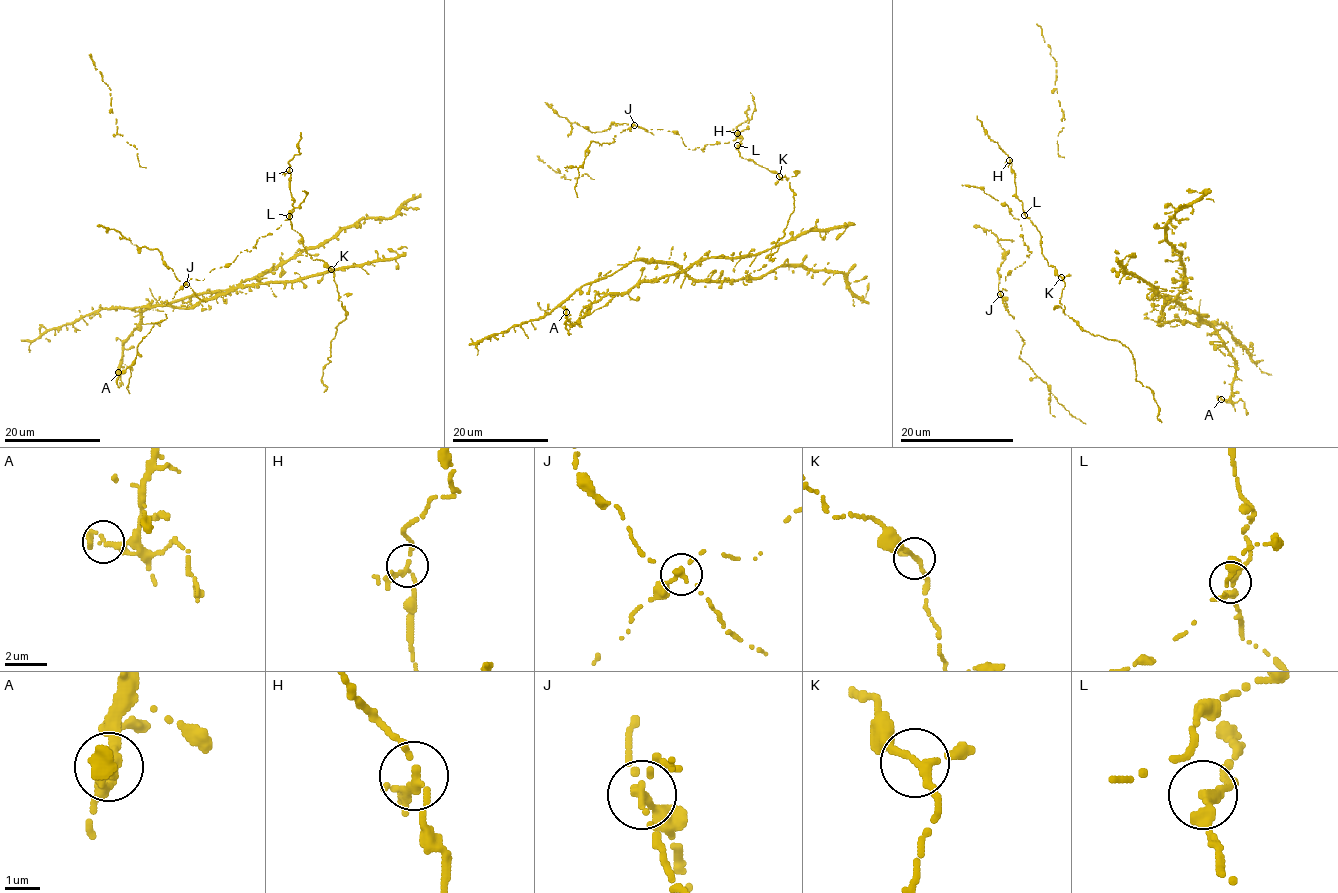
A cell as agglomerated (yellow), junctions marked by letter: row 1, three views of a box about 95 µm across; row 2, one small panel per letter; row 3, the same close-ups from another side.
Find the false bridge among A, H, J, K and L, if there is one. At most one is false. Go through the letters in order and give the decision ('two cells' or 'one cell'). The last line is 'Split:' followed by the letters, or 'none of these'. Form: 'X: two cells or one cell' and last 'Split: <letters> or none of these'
A: one cell
H: one cell
J: two cells
K: one cell
L: one cell
Split: J

